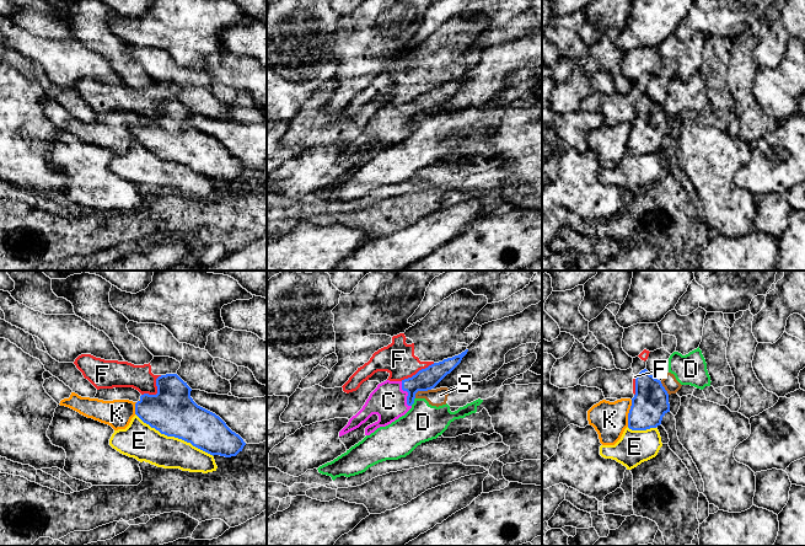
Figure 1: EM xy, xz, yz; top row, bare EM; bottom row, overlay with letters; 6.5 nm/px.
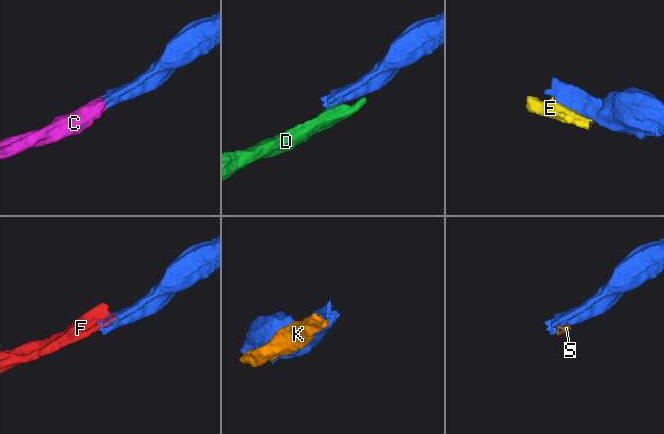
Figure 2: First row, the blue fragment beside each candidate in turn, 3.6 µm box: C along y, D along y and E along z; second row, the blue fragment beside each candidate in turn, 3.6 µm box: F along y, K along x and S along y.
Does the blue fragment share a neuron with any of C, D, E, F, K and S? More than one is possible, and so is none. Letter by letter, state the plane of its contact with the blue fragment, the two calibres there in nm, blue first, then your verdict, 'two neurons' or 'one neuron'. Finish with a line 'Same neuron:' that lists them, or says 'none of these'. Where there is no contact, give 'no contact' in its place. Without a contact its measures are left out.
C: xz | 140/240 nm | one neuron
D: xz | 140/240 nm | two neurons
E: xy | 300/240 nm | two neurons
F: xy | 300/170 nm | two neurons
K: yz | 240/240 nm | two neurons
S: xz | 140/110 nm | two neurons
Same neuron: C

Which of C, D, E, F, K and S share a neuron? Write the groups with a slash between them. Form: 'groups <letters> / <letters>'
groups C / D S / E / F / K

